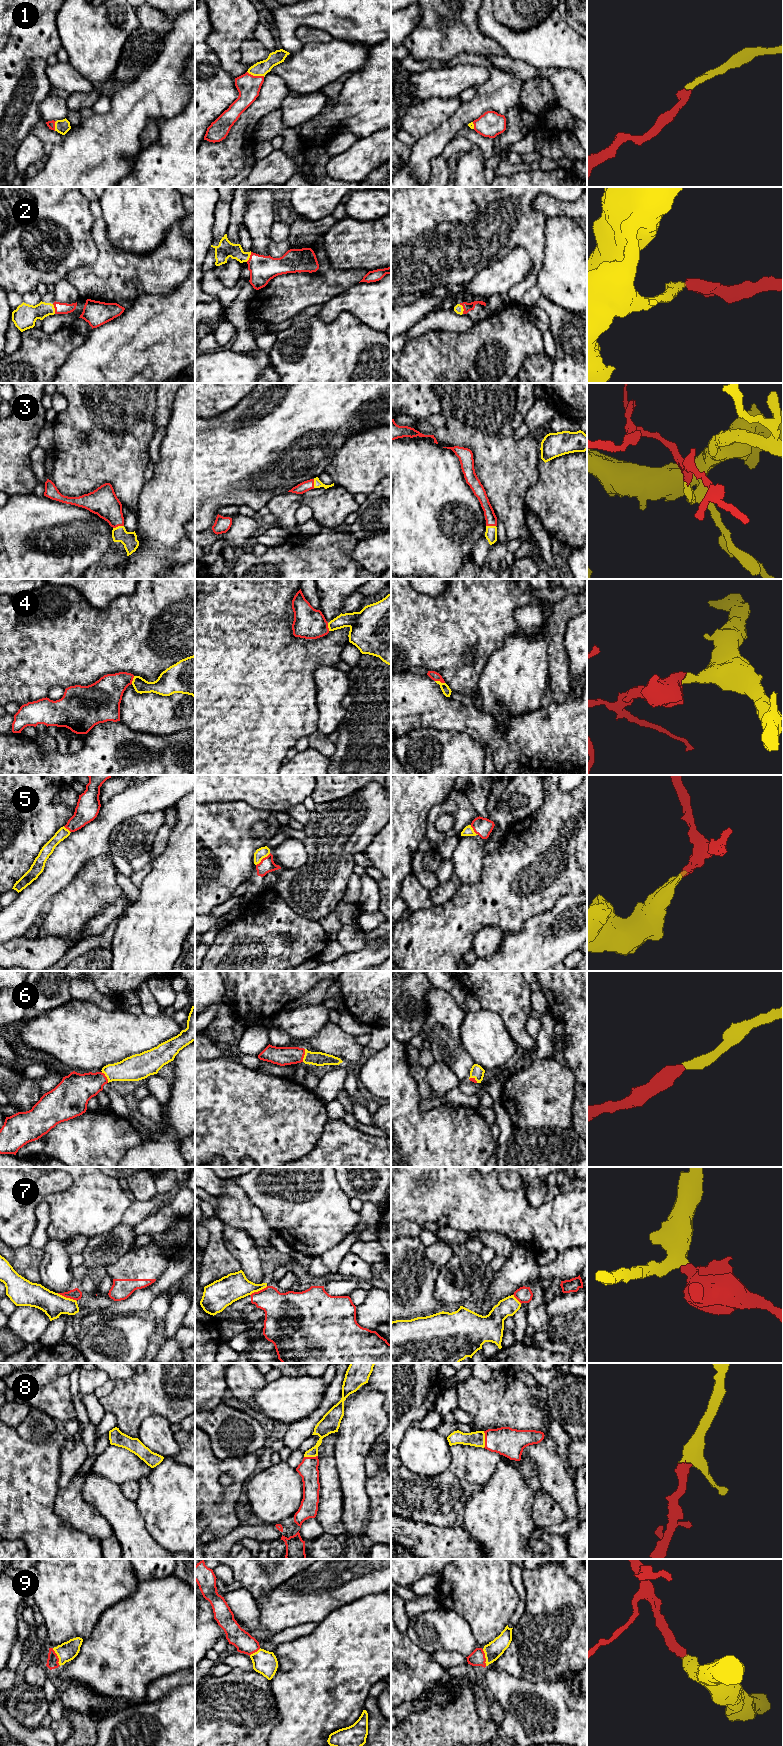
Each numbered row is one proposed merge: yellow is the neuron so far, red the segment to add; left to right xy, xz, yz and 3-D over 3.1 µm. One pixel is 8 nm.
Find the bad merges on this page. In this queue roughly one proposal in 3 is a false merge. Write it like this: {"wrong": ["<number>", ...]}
{"wrong": ["7"]}

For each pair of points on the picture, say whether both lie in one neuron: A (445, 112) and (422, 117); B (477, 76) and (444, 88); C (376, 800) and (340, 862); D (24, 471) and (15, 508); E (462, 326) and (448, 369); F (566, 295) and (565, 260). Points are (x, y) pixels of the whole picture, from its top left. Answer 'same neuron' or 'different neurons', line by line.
A: same neuron
B: same neuron
C: same neuron
D: different neurons
E: different neurons
F: same neuron

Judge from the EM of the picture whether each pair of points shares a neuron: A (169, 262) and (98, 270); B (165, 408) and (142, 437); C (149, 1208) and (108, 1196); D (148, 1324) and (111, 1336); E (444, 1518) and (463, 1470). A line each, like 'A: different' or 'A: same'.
A: same
B: different
C: different
D: same
E: different

